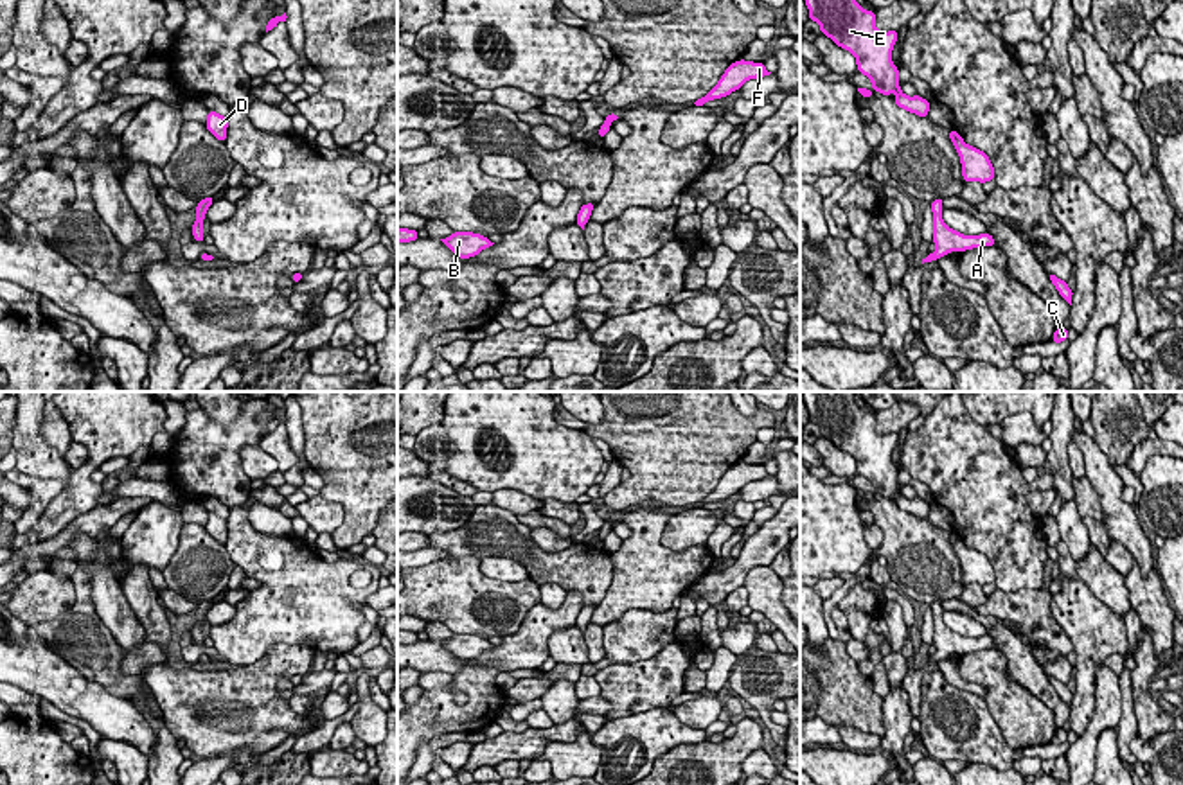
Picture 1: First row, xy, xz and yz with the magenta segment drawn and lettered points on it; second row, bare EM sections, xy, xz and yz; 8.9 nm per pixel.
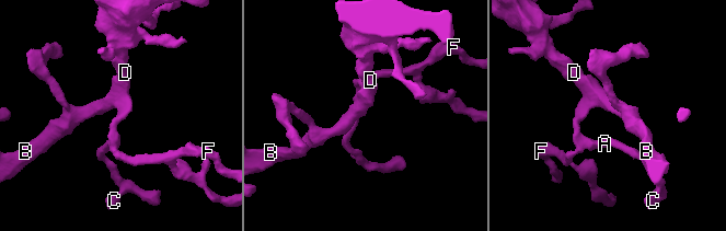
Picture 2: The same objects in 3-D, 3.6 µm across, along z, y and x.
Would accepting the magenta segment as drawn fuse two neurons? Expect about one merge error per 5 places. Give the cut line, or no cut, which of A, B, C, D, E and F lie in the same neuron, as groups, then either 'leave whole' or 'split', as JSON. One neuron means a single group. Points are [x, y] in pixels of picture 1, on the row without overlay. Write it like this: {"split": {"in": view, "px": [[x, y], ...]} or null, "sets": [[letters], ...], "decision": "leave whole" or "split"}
{"split": null, "sets": [["A", "B", "C", "D", "E", "F"]], "decision": "leave whole"}

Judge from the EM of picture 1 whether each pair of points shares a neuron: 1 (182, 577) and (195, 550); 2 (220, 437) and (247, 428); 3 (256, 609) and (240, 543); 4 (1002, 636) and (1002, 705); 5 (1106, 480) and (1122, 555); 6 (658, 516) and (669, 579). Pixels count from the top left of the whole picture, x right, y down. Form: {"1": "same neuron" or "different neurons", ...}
{"1": "same neuron", "2": "same neuron", "3": "same neuron", "4": "different neurons", "5": "different neurons", "6": "same neuron"}

